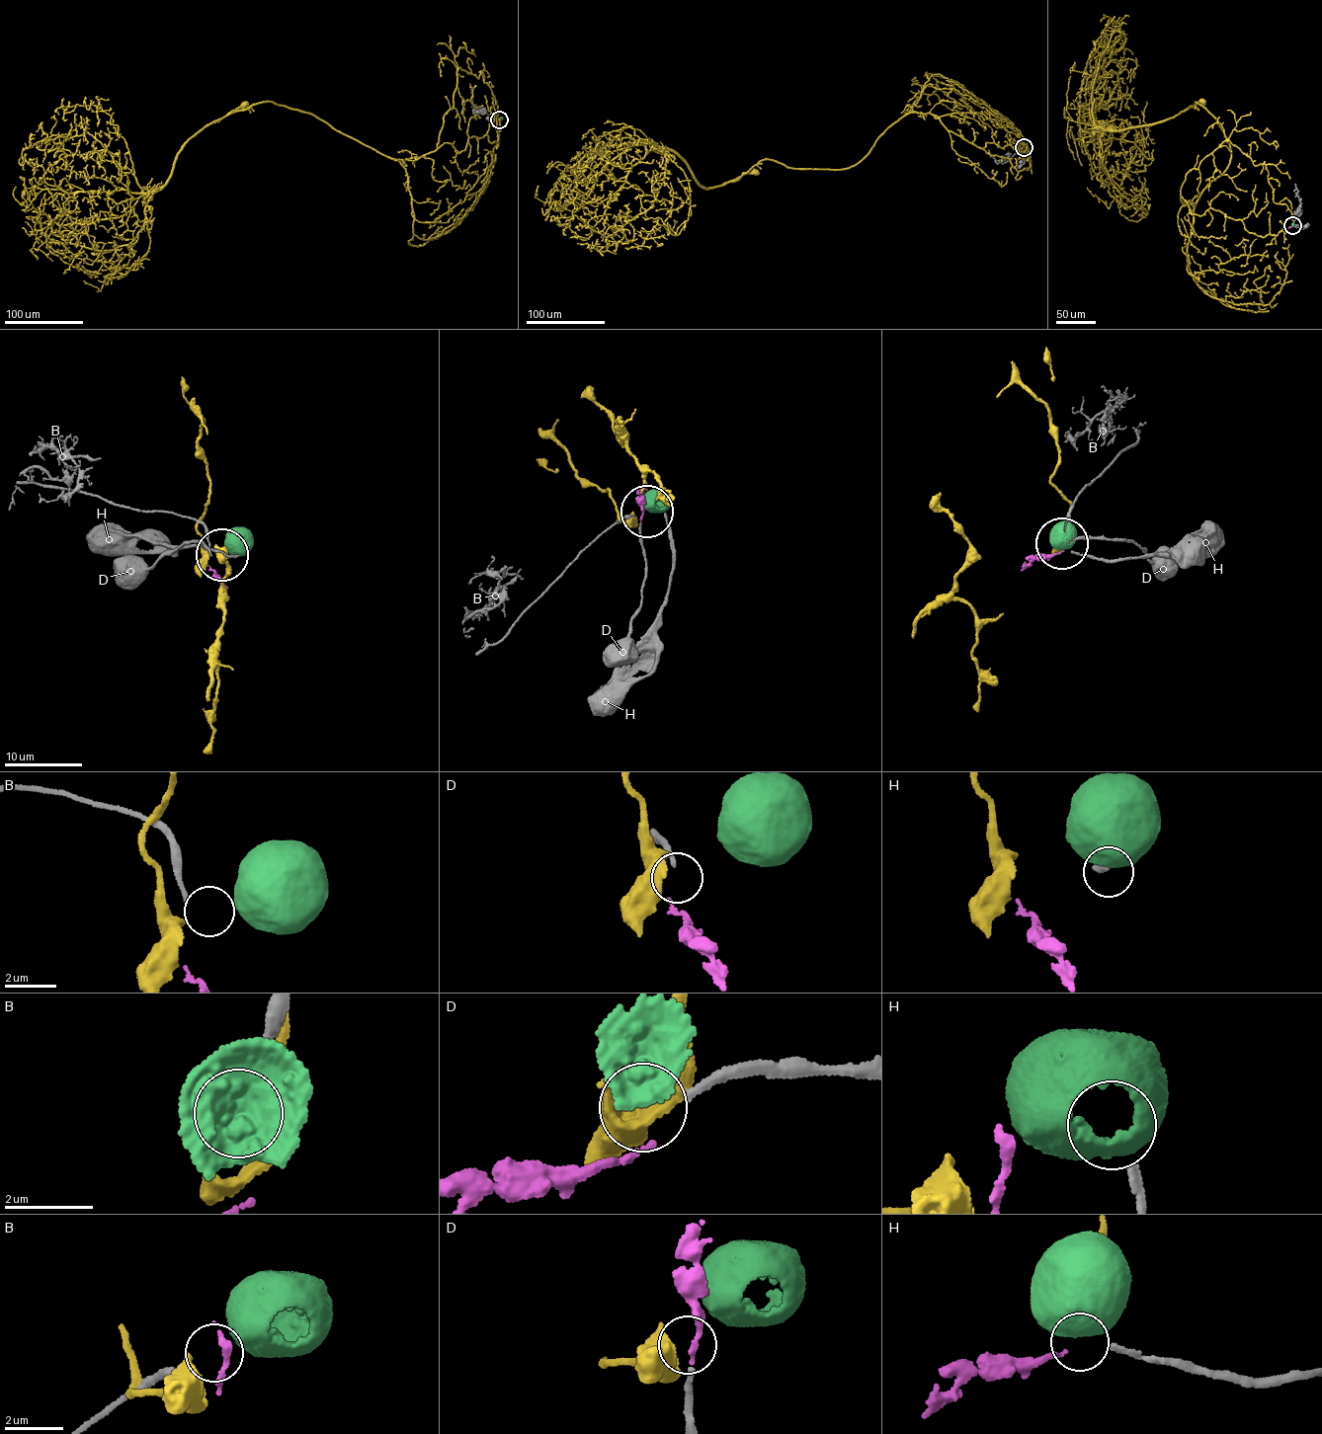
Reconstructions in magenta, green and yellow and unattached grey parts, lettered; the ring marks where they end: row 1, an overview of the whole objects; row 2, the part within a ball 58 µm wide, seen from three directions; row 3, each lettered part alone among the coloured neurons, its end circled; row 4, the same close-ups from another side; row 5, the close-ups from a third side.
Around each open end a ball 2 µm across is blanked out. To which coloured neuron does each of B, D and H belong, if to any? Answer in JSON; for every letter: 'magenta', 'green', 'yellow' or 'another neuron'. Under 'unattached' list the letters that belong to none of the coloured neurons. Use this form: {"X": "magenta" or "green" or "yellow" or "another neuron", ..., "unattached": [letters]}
{"B": "green", "D": "another neuron", "H": "another neuron", "unattached": ["D", "H"]}

